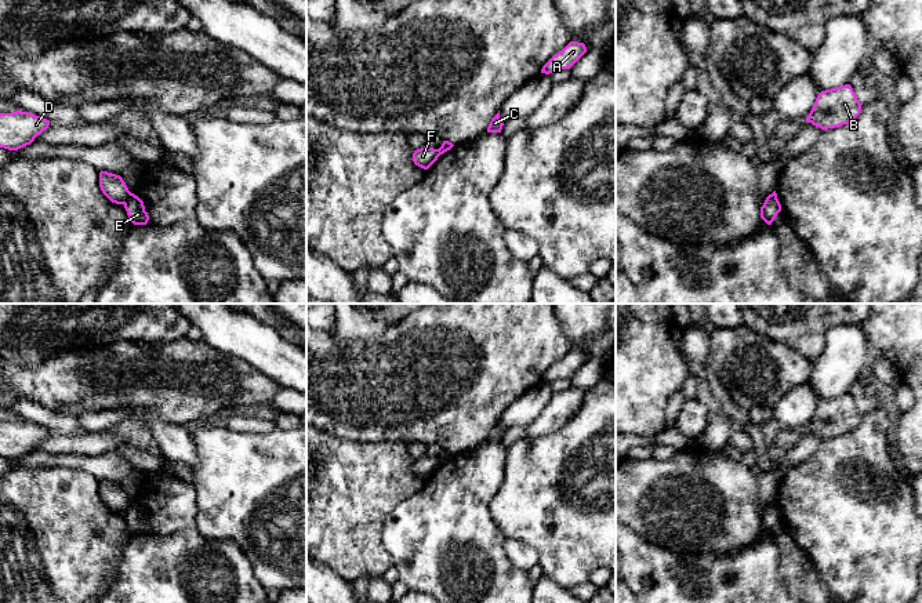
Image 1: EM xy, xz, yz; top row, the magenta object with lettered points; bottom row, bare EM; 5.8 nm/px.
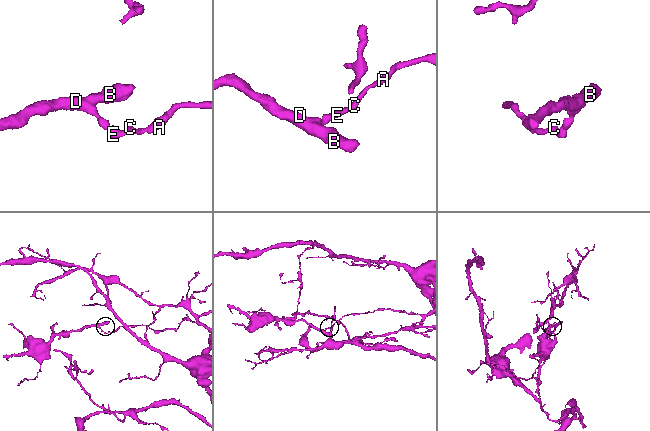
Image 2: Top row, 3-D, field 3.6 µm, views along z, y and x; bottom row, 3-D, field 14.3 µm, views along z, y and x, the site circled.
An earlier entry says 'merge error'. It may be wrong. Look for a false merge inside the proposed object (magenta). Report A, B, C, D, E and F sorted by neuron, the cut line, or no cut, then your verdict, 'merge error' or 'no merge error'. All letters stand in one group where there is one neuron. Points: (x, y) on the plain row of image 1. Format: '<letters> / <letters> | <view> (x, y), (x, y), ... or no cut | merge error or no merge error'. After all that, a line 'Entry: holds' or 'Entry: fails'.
A C E / B D F | xy (131, 502), (124, 513) | merge error
Entry: holds

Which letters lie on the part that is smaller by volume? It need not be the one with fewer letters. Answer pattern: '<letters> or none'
B, D, F

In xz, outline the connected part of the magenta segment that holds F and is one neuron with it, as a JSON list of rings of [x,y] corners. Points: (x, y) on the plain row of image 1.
[[[428,454],[414,459],[413,471],[415,475],[428,479],[440,465],[438,458],[429,457]]]

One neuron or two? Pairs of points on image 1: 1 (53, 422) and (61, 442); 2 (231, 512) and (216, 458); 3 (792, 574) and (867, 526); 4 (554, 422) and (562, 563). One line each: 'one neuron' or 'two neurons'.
1: two neurons
2: one neuron
3: two neurons
4: two neurons

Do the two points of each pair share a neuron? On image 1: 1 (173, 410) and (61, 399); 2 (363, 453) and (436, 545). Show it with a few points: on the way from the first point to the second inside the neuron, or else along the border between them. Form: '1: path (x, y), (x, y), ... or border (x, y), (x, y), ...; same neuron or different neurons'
1: path (145, 395), (89, 395); same neuron
2: border (427, 480), (388, 513), (383, 527); different neurons

